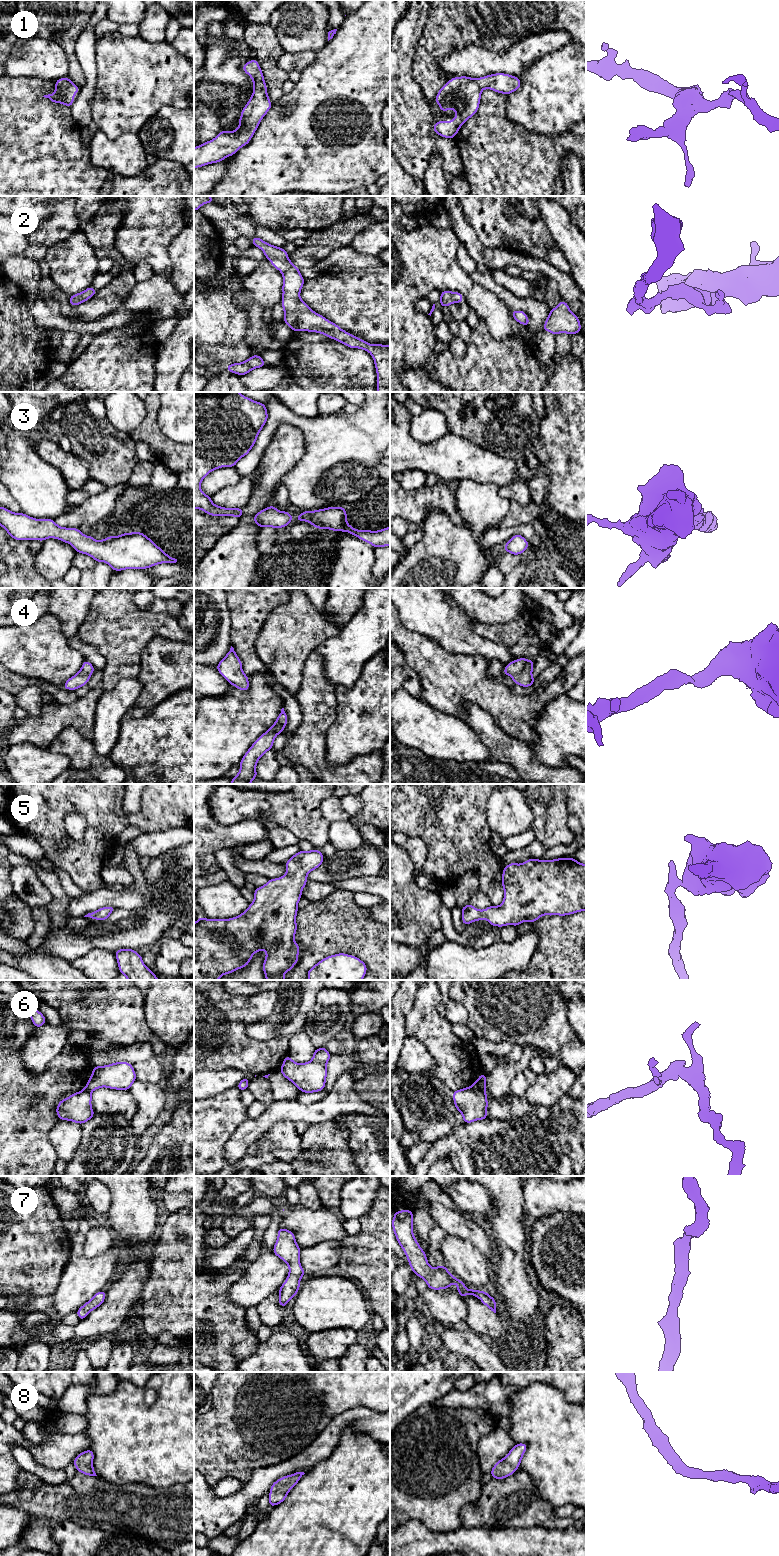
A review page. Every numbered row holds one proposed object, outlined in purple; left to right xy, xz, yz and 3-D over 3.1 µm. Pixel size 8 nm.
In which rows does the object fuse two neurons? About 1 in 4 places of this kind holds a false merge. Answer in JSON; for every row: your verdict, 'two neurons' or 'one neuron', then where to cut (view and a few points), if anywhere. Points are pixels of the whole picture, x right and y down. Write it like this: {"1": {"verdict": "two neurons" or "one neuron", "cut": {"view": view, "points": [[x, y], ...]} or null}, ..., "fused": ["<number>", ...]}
{"1": {"verdict": "one neuron", "cut": null}, "2": {"verdict": "one neuron", "cut": null}, "3": {"verdict": "one neuron", "cut": null}, "4": {"verdict": "one neuron", "cut": null}, "5": {"verdict": "one neuron", "cut": null}, "6": {"verdict": "two neurons", "cut": {"view": "yz", "points": [[471, 1086], [484, 1090]]}}, "7": {"verdict": "one neuron", "cut": null}, "8": {"verdict": "one neuron", "cut": null}, "fused": ["6"]}

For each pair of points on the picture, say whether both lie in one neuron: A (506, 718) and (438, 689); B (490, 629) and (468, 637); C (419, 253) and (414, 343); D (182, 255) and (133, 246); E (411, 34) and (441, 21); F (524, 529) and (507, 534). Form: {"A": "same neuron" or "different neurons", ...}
{"A": "same neuron", "B": "different neurons", "C": "same neuron", "D": "different neurons", "E": "different neurons", "F": "same neuron"}

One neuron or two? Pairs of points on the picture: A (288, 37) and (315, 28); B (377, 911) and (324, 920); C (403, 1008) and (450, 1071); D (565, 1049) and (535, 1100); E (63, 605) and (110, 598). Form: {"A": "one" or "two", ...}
{"A": "one", "B": "two", "C": "two", "D": "two", "E": "two"}

